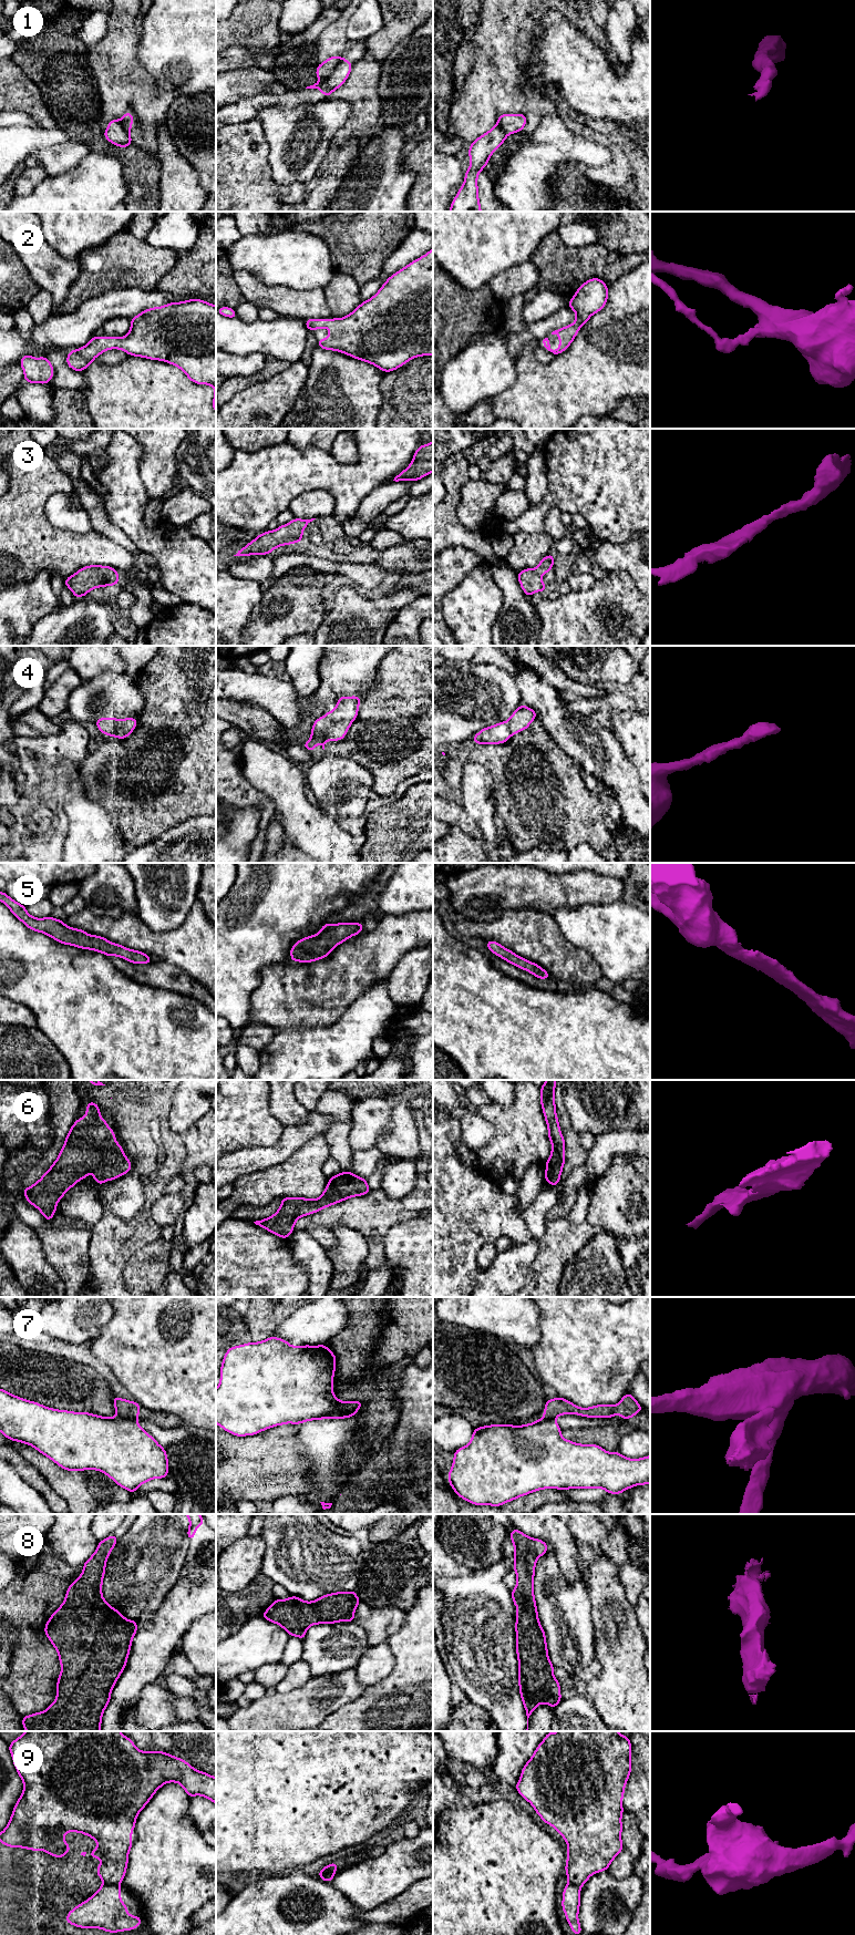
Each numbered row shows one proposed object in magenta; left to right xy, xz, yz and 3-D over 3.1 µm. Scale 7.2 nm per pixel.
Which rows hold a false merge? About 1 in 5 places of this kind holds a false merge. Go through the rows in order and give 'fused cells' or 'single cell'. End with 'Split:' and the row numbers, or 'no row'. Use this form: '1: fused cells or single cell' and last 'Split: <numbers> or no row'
1: fused cells
2: single cell
3: single cell
4: single cell
5: single cell
6: single cell
7: fused cells
8: single cell
9: fused cells
Split: 1, 7, 9

